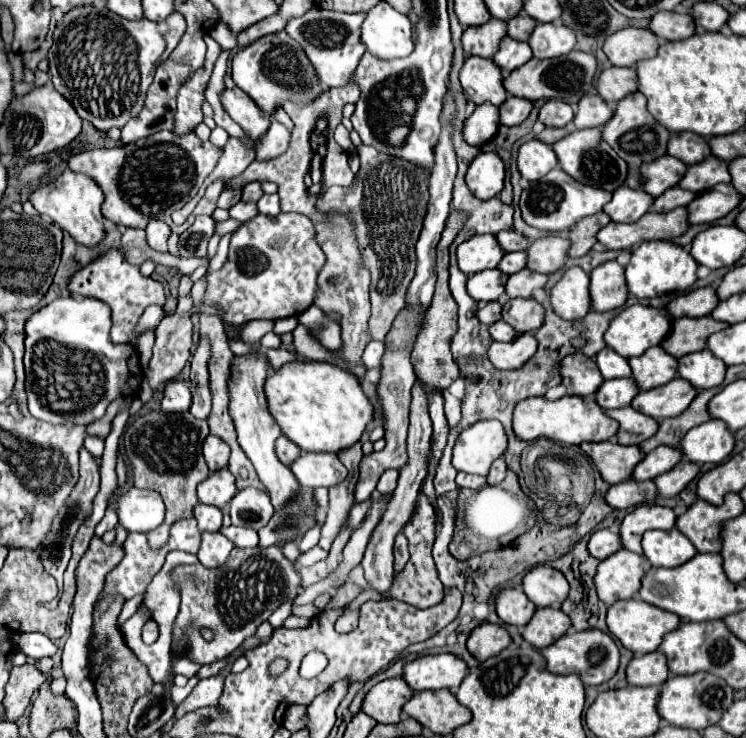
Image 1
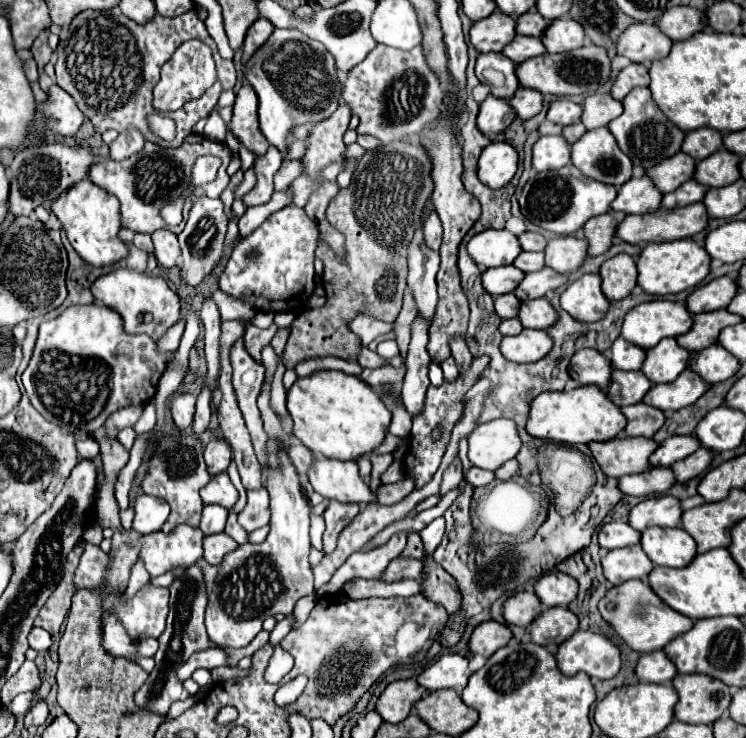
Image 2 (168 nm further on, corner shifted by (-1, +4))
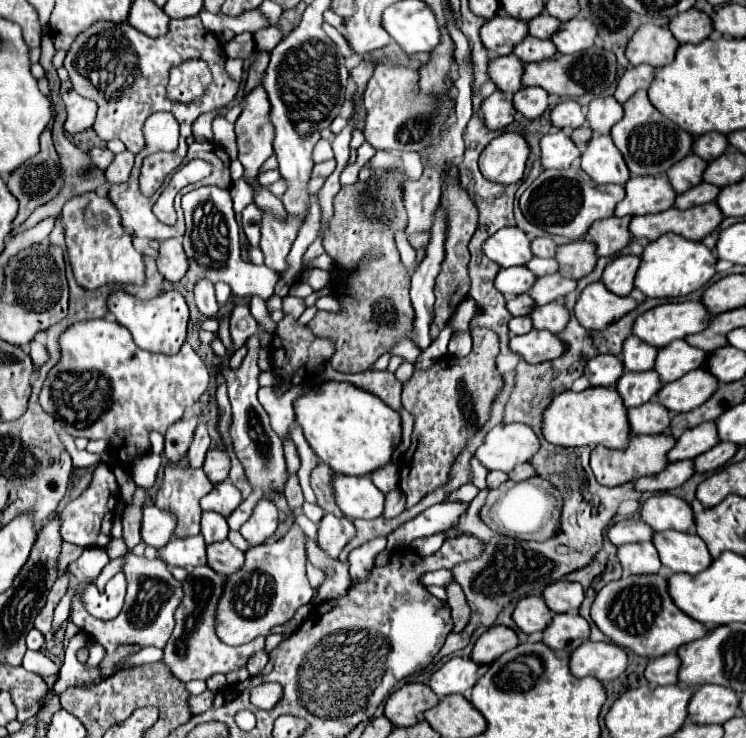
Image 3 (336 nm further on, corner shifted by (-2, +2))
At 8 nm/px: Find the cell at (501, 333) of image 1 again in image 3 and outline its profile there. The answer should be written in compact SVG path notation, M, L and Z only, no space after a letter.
M515 316L509 320L509 332L511 334L527 334L533 328L529 316Z

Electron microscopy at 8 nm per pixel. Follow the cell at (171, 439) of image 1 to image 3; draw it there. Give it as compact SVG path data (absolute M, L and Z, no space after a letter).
M167 466L155 506L177 516L177 536L195 536L199 534L199 520L203 512L199 508L199 500L211 490L213 484L205 478L203 470L189 470L189 466Z

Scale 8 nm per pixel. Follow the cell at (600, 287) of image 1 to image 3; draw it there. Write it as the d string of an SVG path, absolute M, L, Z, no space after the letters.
M617 256L611 264L607 264L603 272L603 284L617 296L629 296L633 290L633 278L639 268L637 256Z

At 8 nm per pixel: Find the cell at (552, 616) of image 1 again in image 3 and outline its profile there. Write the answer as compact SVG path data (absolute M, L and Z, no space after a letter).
M555 614L549 628L543 632L543 642L559 654L571 654L577 646L589 640L591 628L579 614Z

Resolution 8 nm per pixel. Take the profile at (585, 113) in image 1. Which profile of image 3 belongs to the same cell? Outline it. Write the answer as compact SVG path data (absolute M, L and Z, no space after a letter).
M595 98L587 106L587 122L595 134L609 134L611 126L623 116L623 106L613 98Z

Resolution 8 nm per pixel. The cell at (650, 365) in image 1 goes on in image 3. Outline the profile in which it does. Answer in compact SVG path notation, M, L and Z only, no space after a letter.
M673 340L669 346L659 350L655 370L661 376L661 382L675 382L683 374L697 370L697 368L707 368L707 352L699 350L695 346L689 346L685 340Z

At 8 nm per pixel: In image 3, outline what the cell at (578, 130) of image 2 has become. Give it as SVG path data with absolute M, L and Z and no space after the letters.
M581 126L581 128L573 130L573 134L571 134L571 140L577 144L577 148L583 148L583 146L585 146L585 144L591 140L591 136L593 136L591 128L589 128L589 126Z

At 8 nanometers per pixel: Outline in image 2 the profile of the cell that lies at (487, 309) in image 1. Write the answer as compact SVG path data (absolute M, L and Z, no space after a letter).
M502 294L494 300L494 310L502 320L518 316L518 308L520 308L520 300L514 294Z

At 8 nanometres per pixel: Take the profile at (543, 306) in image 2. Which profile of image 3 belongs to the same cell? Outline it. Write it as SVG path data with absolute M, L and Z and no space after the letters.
M551 302L551 304L545 304L545 306L537 306L531 312L531 320L533 320L533 328L559 334L569 322L569 312L567 312L565 304Z

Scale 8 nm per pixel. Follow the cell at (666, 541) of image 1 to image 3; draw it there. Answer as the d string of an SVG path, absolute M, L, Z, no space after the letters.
M677 530L657 532L653 544L657 546L661 564L671 572L685 572L695 576L713 562L705 542L697 534Z

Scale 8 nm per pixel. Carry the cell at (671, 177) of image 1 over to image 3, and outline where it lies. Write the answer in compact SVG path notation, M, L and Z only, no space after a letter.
M689 154L681 162L677 162L677 166L673 166L673 170L669 170L667 176L669 176L673 190L677 194L683 194L703 180L705 168L707 168L705 160L697 158L695 154Z

